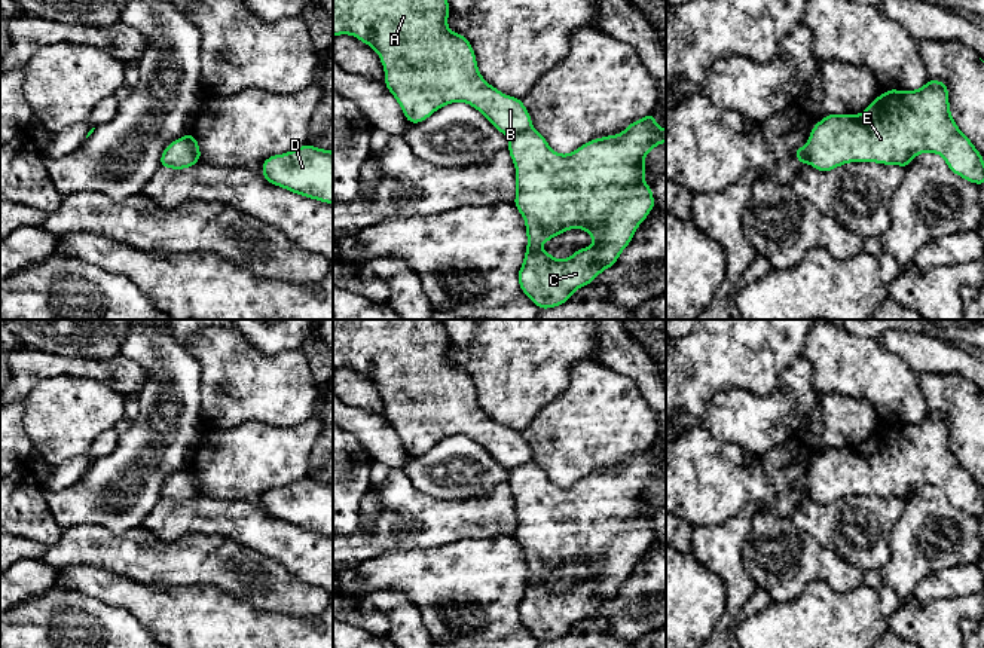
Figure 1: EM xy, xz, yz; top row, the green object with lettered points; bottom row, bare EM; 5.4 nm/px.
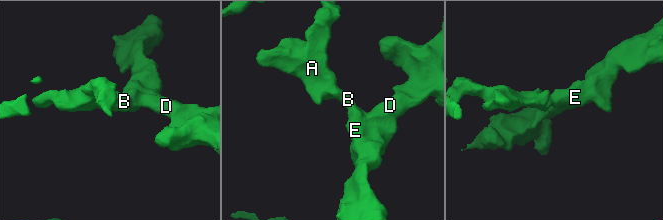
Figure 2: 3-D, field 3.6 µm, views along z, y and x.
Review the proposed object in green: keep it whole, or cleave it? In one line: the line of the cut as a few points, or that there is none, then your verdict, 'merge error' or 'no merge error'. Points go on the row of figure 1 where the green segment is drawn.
xz (531, 127), (510, 137) | merge error

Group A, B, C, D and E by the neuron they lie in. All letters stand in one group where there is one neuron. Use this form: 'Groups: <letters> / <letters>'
Groups: A B / C D E

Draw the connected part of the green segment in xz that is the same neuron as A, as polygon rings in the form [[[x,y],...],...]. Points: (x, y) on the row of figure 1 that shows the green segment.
[[[333,0],[333,37],[351,34],[372,46],[385,68],[385,85],[410,123],[424,122],[440,107],[464,101],[513,137],[532,128],[522,100],[507,97],[479,73],[470,42],[447,28],[447,0]]]

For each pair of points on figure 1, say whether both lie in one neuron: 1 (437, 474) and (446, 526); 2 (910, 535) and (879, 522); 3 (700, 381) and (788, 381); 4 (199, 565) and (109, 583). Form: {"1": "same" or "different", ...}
{"1": "different", "2": "different", "3": "different", "4": "different"}

